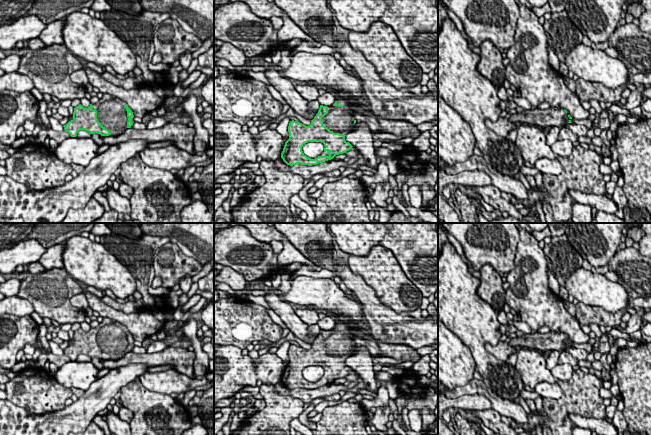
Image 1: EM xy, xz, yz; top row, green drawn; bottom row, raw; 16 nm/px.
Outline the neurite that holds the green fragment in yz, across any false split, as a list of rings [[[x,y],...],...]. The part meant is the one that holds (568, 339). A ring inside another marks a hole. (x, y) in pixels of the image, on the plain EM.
[[[549,331],[545,334],[539,332],[523,334],[521,337],[511,338],[508,344],[514,348],[527,347],[547,353],[554,350],[565,351],[567,347],[572,347],[571,343],[572,341],[565,333]]]

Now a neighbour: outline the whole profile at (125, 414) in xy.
[[[124,406],[120,408],[118,416],[122,421],[126,421],[128,423],[130,423],[134,417],[133,412]]]

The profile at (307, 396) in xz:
[[[363,381],[352,388],[344,386],[343,384],[335,385],[331,383],[312,390],[301,388],[290,390],[287,389],[282,382],[278,382],[277,384],[275,384],[274,388],[277,393],[284,396],[291,396],[294,398],[301,399],[304,403],[310,403],[316,398],[323,398],[325,396],[330,396],[332,394],[339,393],[341,390],[345,392],[352,392],[355,394],[359,394],[359,391],[362,389],[368,390],[367,384],[365,384]]]

